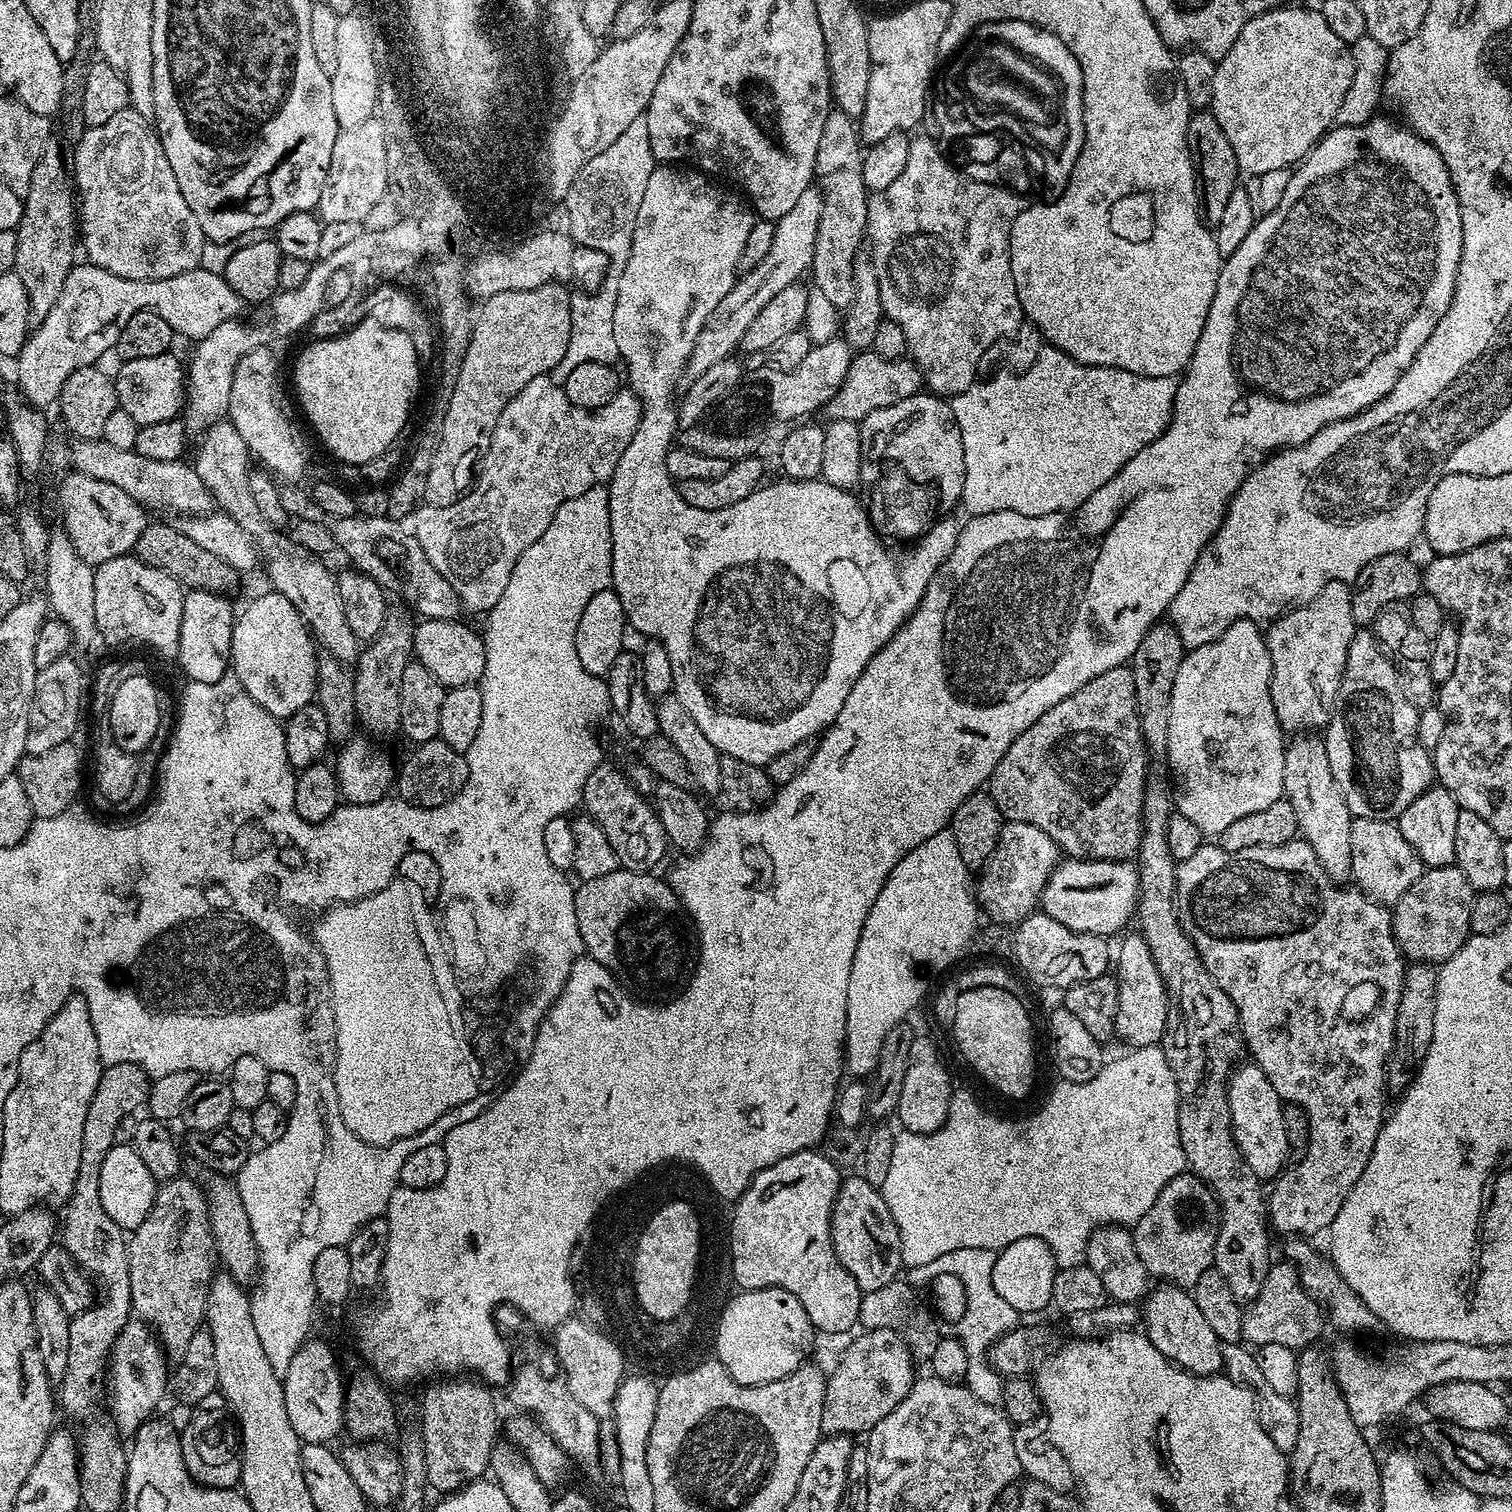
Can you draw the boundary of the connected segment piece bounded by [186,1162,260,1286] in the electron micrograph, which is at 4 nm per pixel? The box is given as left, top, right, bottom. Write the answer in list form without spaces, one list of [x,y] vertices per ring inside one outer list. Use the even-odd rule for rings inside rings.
[[[192,1162],[189,1165],[189,1168],[188,1165],[186,1168],[187,1175],[200,1185],[204,1197],[208,1200],[212,1243],[216,1245],[219,1263],[237,1282],[245,1286],[251,1285],[257,1279],[260,1271],[260,1251],[254,1242],[254,1234],[250,1230],[250,1220],[246,1218],[246,1206],[242,1206],[242,1198],[236,1189],[235,1179],[218,1174],[202,1164]]]

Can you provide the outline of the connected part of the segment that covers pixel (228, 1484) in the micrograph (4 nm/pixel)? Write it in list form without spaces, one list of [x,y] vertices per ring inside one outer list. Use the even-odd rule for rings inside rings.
[[[196,1406],[192,1408],[192,1417],[185,1429],[179,1431],[182,1446],[182,1462],[186,1462],[188,1472],[206,1488],[236,1488],[242,1474],[242,1454],[240,1453],[240,1430],[237,1421],[227,1407],[208,1408]]]

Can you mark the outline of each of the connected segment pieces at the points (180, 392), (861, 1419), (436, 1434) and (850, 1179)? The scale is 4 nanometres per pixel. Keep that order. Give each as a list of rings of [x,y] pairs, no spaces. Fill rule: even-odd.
[[[169,350],[155,358],[134,358],[119,365],[120,373],[114,376],[116,402],[119,408],[130,414],[130,418],[134,418],[136,424],[166,422],[181,415],[186,404],[186,368],[174,353]]]
[[[870,1329],[860,1332],[857,1340],[848,1344],[833,1372],[826,1376],[826,1398],[822,1402],[821,1433],[830,1436],[867,1434],[890,1410],[910,1394],[917,1379],[917,1365],[912,1352],[900,1333],[890,1329]]]
[[[440,1378],[428,1386],[420,1404],[418,1425],[424,1438],[428,1488],[451,1494],[489,1471],[497,1439],[493,1389],[476,1378]]]
[[[848,1174],[840,1181],[840,1189],[832,1207],[830,1238],[838,1262],[846,1266],[850,1278],[858,1282],[861,1293],[886,1286],[901,1275],[902,1246],[898,1238],[898,1226],[886,1206],[880,1189],[866,1182],[863,1174]]]

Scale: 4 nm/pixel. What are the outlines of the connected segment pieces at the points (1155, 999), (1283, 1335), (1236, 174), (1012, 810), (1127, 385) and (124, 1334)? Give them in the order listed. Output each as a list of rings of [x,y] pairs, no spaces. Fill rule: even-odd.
[[[1135,935],[1121,942],[1114,964],[1114,975],[1118,982],[1116,1036],[1124,1039],[1132,1048],[1145,1048],[1163,1041],[1168,1021],[1168,991],[1150,954],[1150,946],[1144,941],[1143,935]]]
[[[1287,1262],[1273,1263],[1266,1274],[1266,1282],[1262,1282],[1262,1290],[1258,1290],[1258,1298],[1247,1305],[1242,1322],[1243,1339],[1257,1349],[1273,1344],[1299,1350],[1315,1345],[1324,1328],[1326,1313],[1300,1285],[1300,1275],[1296,1273],[1295,1267]]]
[[[1196,110],[1189,115],[1186,142],[1196,171],[1196,182],[1200,194],[1200,218],[1209,229],[1214,230],[1222,219],[1226,201],[1238,187],[1239,180],[1236,179],[1241,179],[1238,158],[1234,158],[1234,149],[1230,146],[1226,133],[1223,132],[1222,126],[1218,126],[1218,118],[1210,110]]]
[[[1121,666],[1114,670],[1106,670],[1106,674],[1098,674],[1098,678],[1090,678],[1090,682],[1082,686],[1082,690],[1074,690],[1070,698],[1062,698],[1058,706],[1050,706],[1050,710],[1046,710],[1046,714],[1042,714],[1042,718],[1038,718],[1034,726],[1022,730],[1022,734],[1018,734],[1018,738],[1010,742],[1006,754],[1002,754],[998,766],[994,766],[986,791],[992,796],[1005,821],[1030,822],[1030,826],[1038,826],[1038,830],[1046,830],[1046,834],[1054,838],[1054,842],[1065,857],[1073,860],[1127,860],[1135,853],[1144,833],[1144,787],[1146,787],[1149,763],[1150,757],[1144,746],[1136,713],[1134,674],[1131,667]]]
[[[1045,346],[1034,358],[1034,366],[1016,371],[1000,370],[997,376],[992,376],[989,380],[981,379],[972,384],[965,392],[951,397],[952,413],[958,422],[958,430],[962,434],[962,446],[964,447],[964,461],[966,462],[966,478],[962,486],[962,508],[968,511],[969,517],[990,514],[998,510],[1014,510],[1018,514],[1030,514],[1031,516],[1041,516],[1042,514],[1054,514],[1055,512],[1070,512],[1073,508],[1082,506],[1094,490],[1106,486],[1138,450],[1142,450],[1150,442],[1154,442],[1163,432],[1168,429],[1172,422],[1172,408],[1176,397],[1176,376],[1163,376],[1162,378],[1150,378],[1149,376],[1139,376],[1130,374],[1126,370],[1117,368],[1107,368],[1106,366],[1090,366],[1078,362],[1073,356],[1068,356],[1062,350]]]
[[[139,1318],[129,1319],[127,1326],[116,1335],[116,1341],[112,1343],[112,1354],[108,1357],[106,1369],[106,1404],[110,1409],[113,1423],[116,1424],[117,1433],[121,1437],[131,1438],[136,1431],[148,1420],[157,1415],[156,1407],[160,1404],[160,1399],[170,1388],[170,1360],[160,1341],[155,1335],[150,1334],[143,1320]]]

